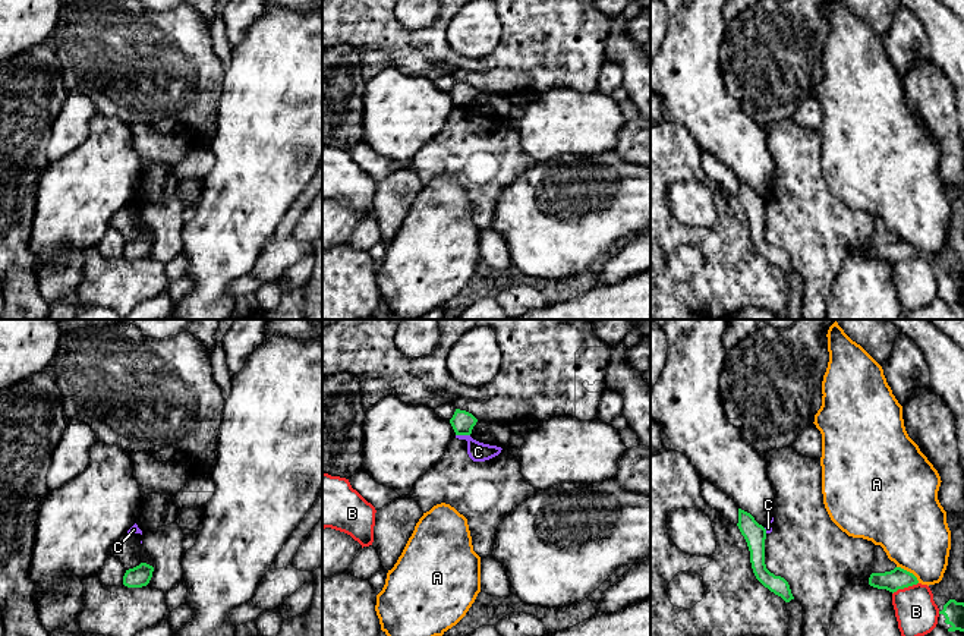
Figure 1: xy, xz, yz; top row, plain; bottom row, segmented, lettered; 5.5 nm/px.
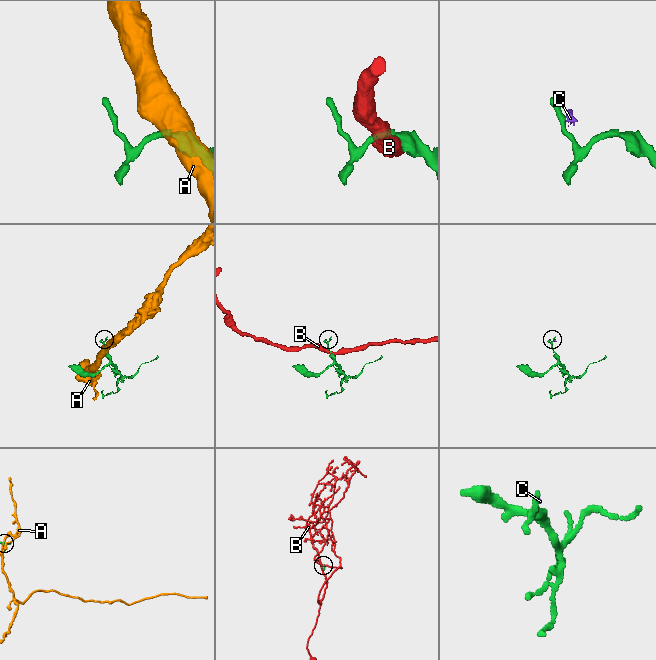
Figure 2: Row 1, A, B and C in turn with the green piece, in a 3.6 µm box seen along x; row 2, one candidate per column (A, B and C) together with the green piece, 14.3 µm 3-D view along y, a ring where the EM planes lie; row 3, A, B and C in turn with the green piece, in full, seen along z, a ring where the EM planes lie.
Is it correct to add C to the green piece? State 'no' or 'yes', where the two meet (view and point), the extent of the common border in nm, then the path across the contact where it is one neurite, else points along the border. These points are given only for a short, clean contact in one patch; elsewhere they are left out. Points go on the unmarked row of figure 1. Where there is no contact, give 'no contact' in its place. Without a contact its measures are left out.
no; contact xz (463, 106); length 80 nm; border xz (456, 106), (469, 107)

